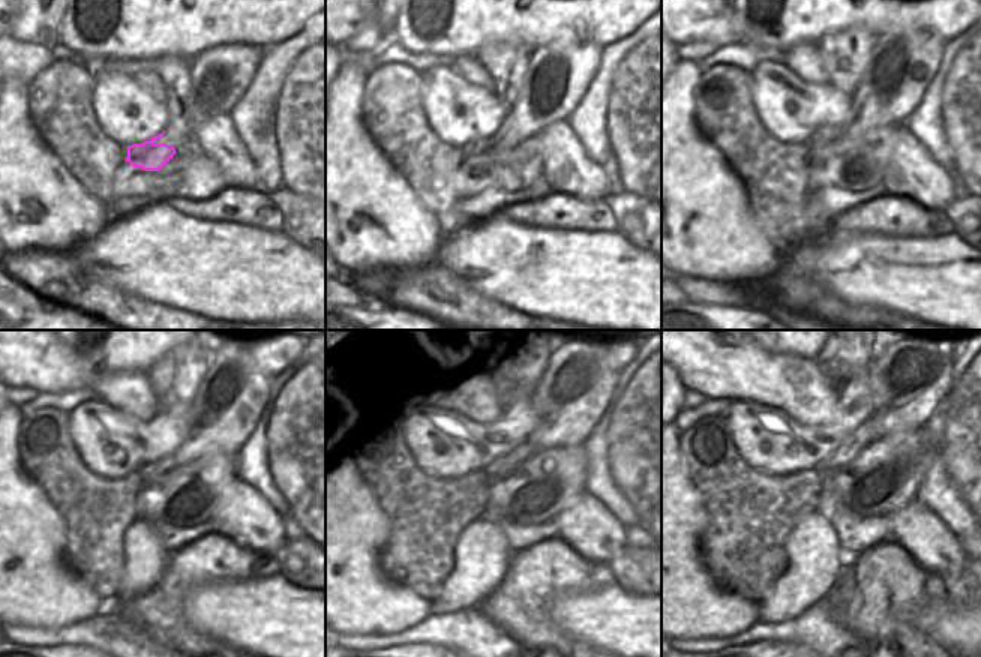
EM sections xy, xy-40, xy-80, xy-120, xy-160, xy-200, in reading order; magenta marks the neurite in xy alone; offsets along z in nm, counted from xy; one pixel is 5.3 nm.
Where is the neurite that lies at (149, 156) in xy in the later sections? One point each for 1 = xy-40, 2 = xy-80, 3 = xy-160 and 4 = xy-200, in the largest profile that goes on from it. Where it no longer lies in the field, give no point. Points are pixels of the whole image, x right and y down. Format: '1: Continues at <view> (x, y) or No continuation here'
1: Continues at xy-40 (482, 150)
2: Continues at xy-80 (818, 141)
3: Continues at xy-160 (516, 458)
4: Continues at xy-200 (870, 431)

